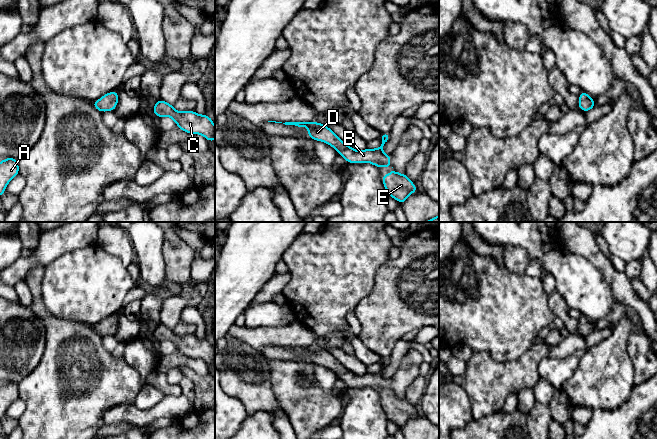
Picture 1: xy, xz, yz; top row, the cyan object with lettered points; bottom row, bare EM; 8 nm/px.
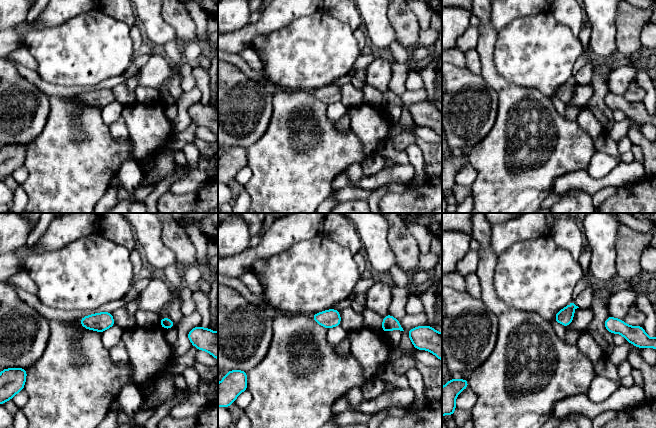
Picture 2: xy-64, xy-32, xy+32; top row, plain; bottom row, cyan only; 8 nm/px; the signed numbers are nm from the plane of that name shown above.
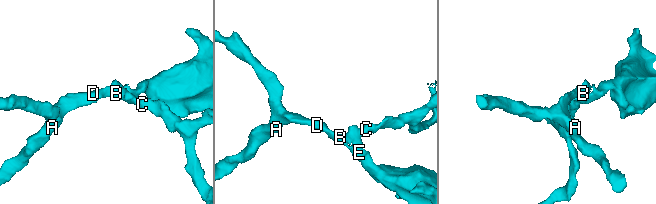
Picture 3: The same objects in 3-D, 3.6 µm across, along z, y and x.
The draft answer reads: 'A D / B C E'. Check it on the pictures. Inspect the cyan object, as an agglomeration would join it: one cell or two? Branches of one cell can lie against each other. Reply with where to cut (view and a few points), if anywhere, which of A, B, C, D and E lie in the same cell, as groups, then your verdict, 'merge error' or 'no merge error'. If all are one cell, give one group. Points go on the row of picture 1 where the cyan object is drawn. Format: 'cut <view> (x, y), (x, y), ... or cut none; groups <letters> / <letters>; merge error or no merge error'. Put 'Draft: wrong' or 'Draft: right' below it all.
cut none; groups A B C D E; no merge error
Draft: wrong

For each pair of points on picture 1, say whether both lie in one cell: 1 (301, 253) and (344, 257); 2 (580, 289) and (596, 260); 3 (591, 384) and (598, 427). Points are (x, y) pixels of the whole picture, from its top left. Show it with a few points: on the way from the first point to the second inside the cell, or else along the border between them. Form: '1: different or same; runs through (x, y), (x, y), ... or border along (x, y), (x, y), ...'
1: same; runs through (312, 257), (333, 257)
2: different; border along (573, 252), (583, 256), (608, 283)
3: different; border along (618, 407), (612, 410), (594, 409), (592, 411)

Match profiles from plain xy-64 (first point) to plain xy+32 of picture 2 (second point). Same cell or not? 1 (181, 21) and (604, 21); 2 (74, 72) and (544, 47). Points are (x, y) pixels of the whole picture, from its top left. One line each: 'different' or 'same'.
1: different
2: same

